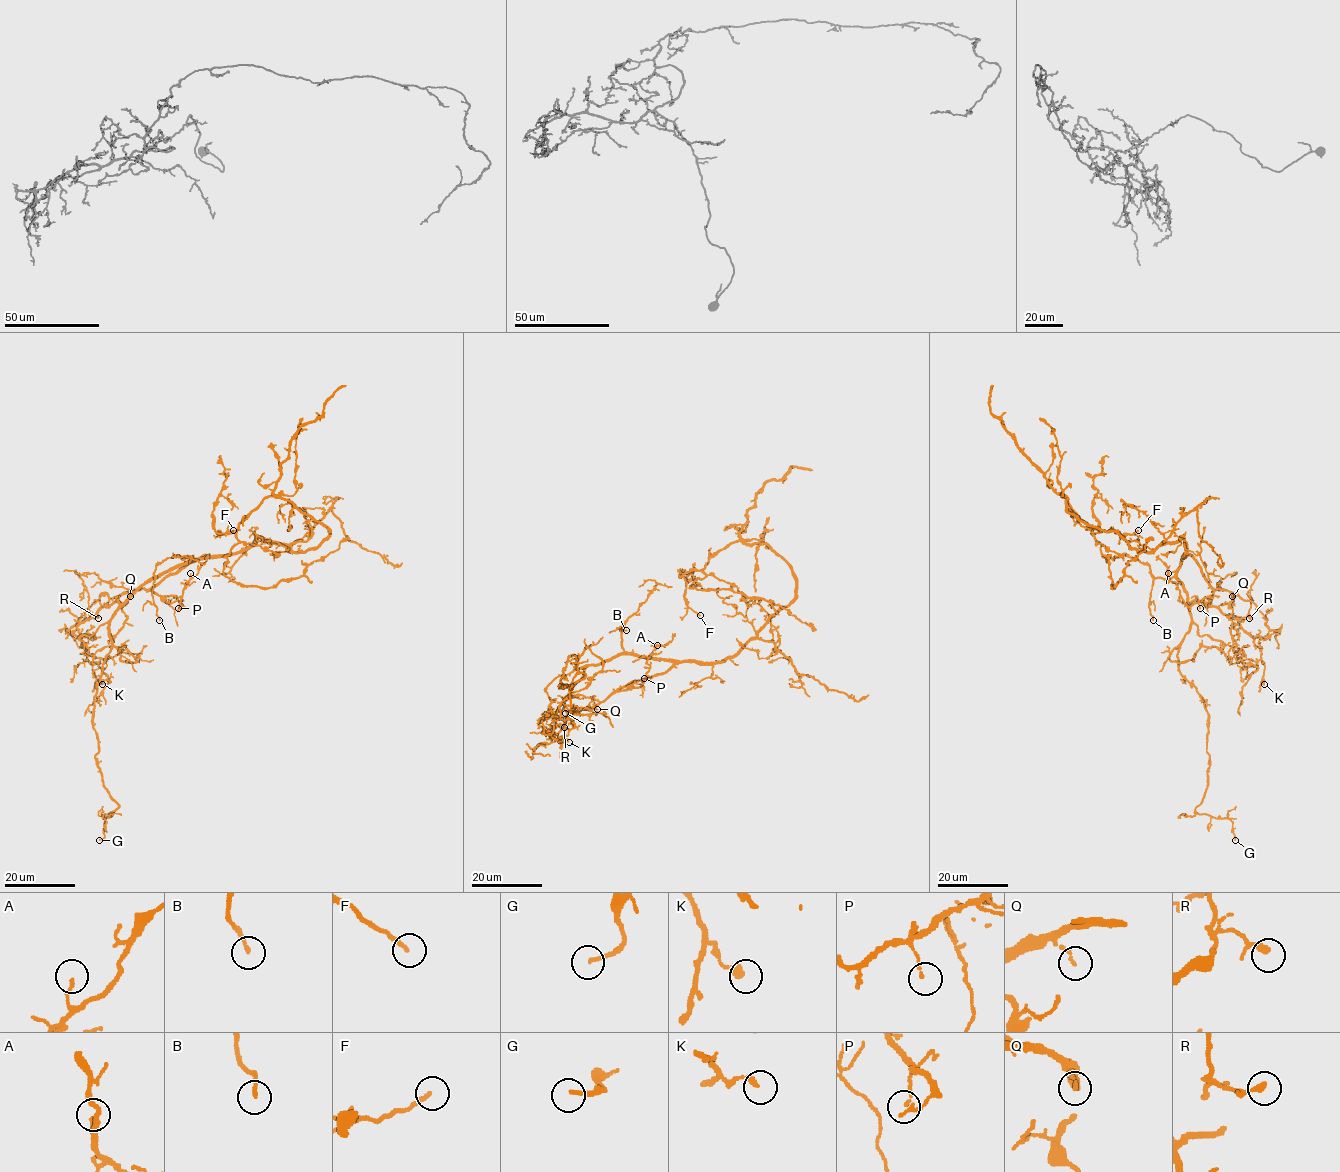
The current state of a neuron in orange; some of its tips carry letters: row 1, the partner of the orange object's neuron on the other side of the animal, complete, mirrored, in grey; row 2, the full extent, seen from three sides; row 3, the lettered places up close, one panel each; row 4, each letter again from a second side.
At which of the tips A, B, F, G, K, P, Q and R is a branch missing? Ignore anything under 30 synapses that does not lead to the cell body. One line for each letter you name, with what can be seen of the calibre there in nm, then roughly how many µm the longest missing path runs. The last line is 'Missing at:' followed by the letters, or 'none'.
B: 170 nm | 30 µm
Missing at: B

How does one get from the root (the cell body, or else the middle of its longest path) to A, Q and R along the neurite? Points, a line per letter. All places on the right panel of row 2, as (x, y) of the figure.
A: (1180, 538), (1184, 556), (1190, 555), (1200, 566), (1212, 594), (1188, 607), (1168, 573)
Q: (1180, 538), (1183, 539), (1184, 556), (1190, 555), (1209, 584), (1214, 589), (1226, 589), (1232, 596)
R: (1180, 538), (1184, 556), (1177, 578), (1187, 602), (1200, 600), (1232, 618), (1248, 614), (1249, 618)

